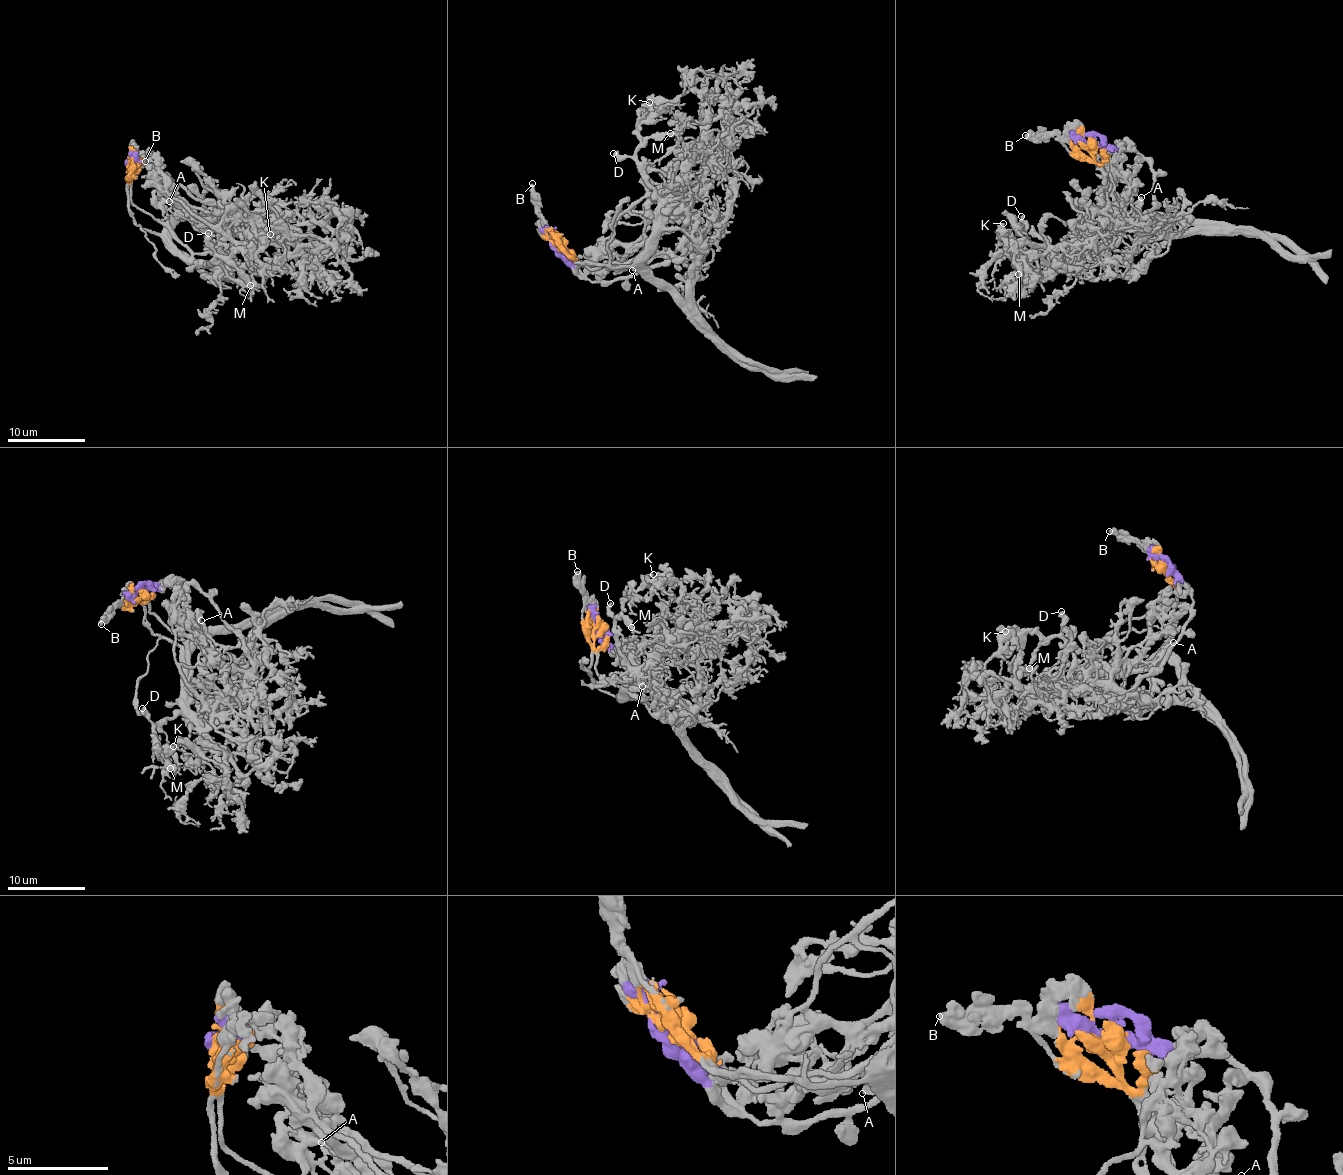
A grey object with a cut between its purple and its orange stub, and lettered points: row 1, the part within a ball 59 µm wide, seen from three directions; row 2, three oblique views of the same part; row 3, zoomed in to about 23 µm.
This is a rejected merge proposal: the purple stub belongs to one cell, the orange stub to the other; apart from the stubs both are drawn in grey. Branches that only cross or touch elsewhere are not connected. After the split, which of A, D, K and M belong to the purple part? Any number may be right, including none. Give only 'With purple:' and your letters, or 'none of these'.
With purple: A

